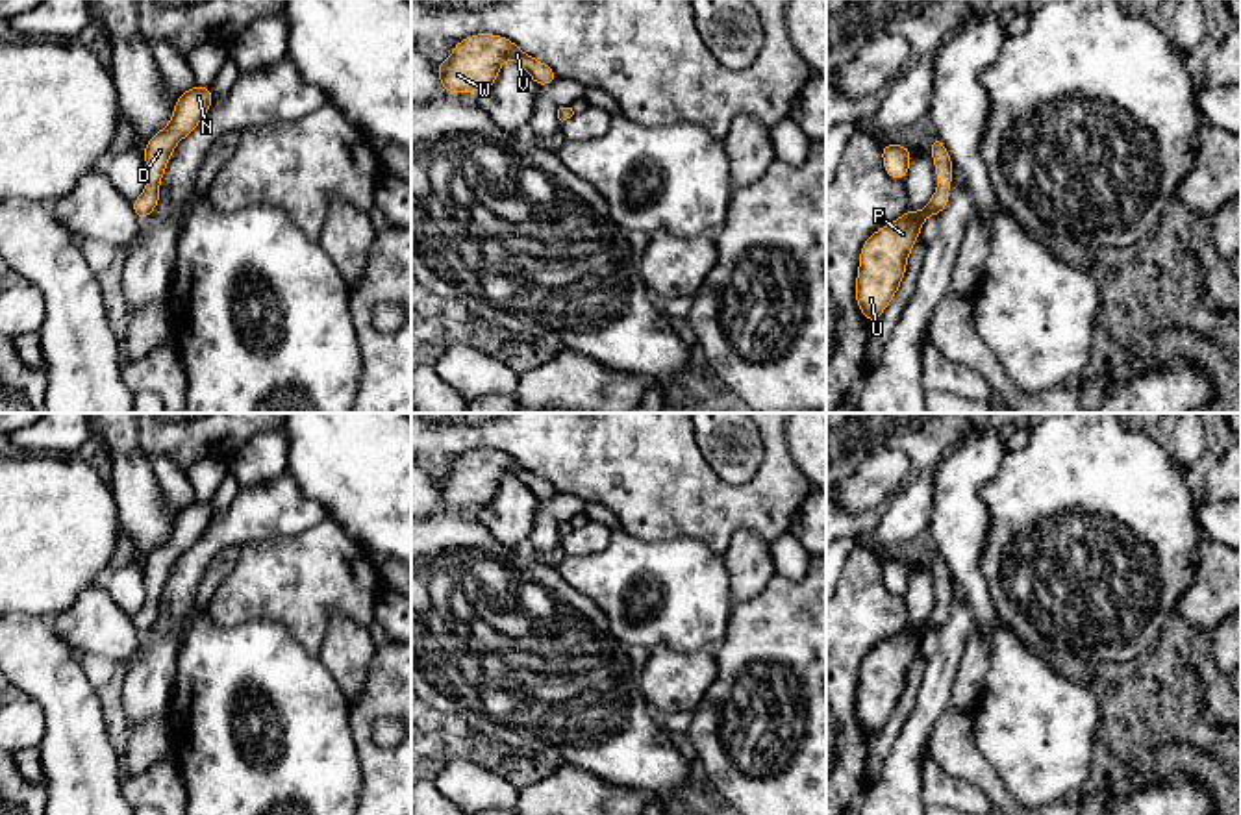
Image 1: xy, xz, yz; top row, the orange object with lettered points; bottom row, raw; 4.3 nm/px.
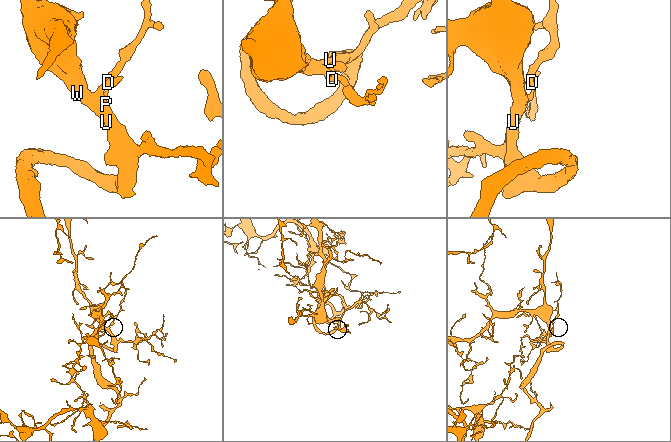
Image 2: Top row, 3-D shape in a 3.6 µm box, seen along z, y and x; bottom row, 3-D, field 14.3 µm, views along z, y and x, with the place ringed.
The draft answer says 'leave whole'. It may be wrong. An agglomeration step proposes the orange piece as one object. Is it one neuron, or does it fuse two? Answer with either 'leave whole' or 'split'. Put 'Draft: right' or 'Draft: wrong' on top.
Draft: right
leave whole

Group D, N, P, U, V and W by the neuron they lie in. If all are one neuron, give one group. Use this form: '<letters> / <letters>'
D N P U V W

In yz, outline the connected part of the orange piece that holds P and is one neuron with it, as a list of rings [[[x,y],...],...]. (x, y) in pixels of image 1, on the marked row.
[[[935,135],[928,146],[937,170],[937,191],[922,211],[908,211],[895,222],[874,232],[859,252],[856,302],[872,324],[893,300],[906,272],[908,256],[919,239],[922,222],[939,215],[948,204],[952,183],[952,159]]]

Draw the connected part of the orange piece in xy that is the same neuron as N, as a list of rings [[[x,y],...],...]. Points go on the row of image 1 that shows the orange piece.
[[[193,85],[176,100],[170,122],[144,144],[148,182],[141,196],[132,202],[139,220],[146,219],[159,202],[159,183],[174,146],[196,128],[211,102],[211,87]]]

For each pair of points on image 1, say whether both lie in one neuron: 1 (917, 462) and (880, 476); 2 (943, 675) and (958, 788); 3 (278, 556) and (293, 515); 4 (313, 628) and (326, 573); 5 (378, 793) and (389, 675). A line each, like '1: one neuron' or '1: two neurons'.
1: two neurons
2: two neurons
3: two neurons
4: one neuron
5: one neuron

